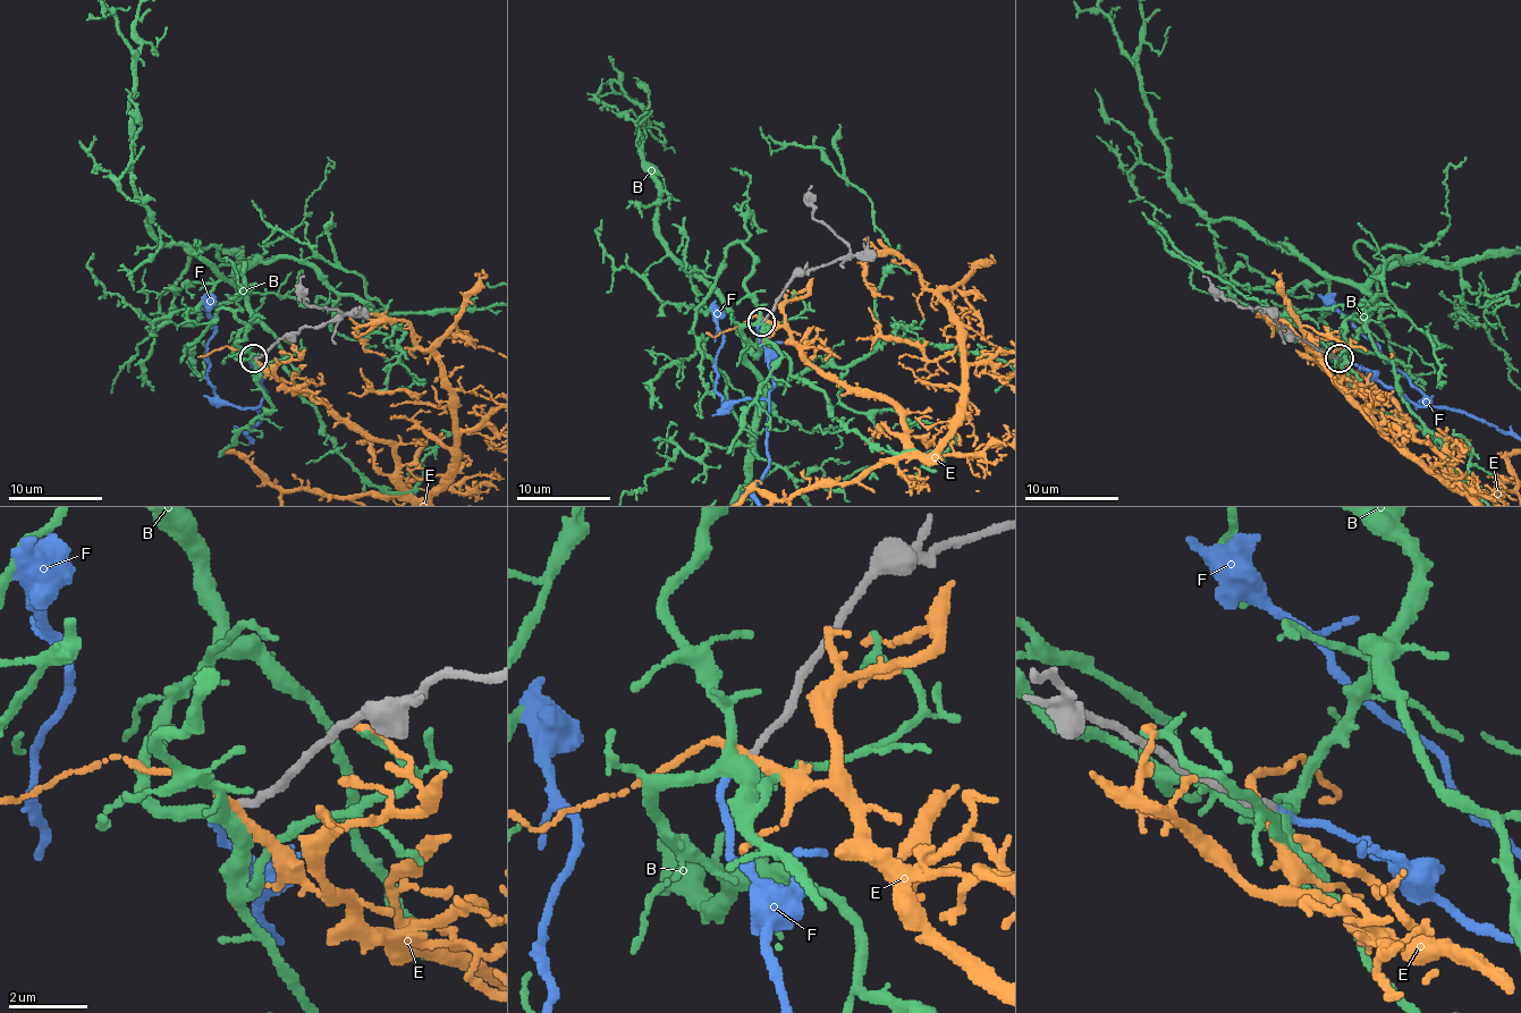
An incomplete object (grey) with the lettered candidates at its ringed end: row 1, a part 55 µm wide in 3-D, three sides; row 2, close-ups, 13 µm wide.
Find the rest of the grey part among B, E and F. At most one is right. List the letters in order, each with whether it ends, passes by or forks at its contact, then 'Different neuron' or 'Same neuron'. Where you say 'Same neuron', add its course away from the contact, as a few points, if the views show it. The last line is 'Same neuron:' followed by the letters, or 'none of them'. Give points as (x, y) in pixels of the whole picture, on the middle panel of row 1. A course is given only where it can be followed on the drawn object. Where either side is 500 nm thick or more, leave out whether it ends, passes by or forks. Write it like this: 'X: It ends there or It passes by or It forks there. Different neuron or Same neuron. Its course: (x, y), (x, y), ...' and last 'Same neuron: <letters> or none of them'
B: It forks there. Different neuron
E: It passes by. Different neuron
F: It ends there. Same neuron. Its course: (762, 322), (759, 344), (774, 388), (762, 399), (736, 399), (729, 406), (715, 388), (721, 331), (712, 301)
Same neuron: F

